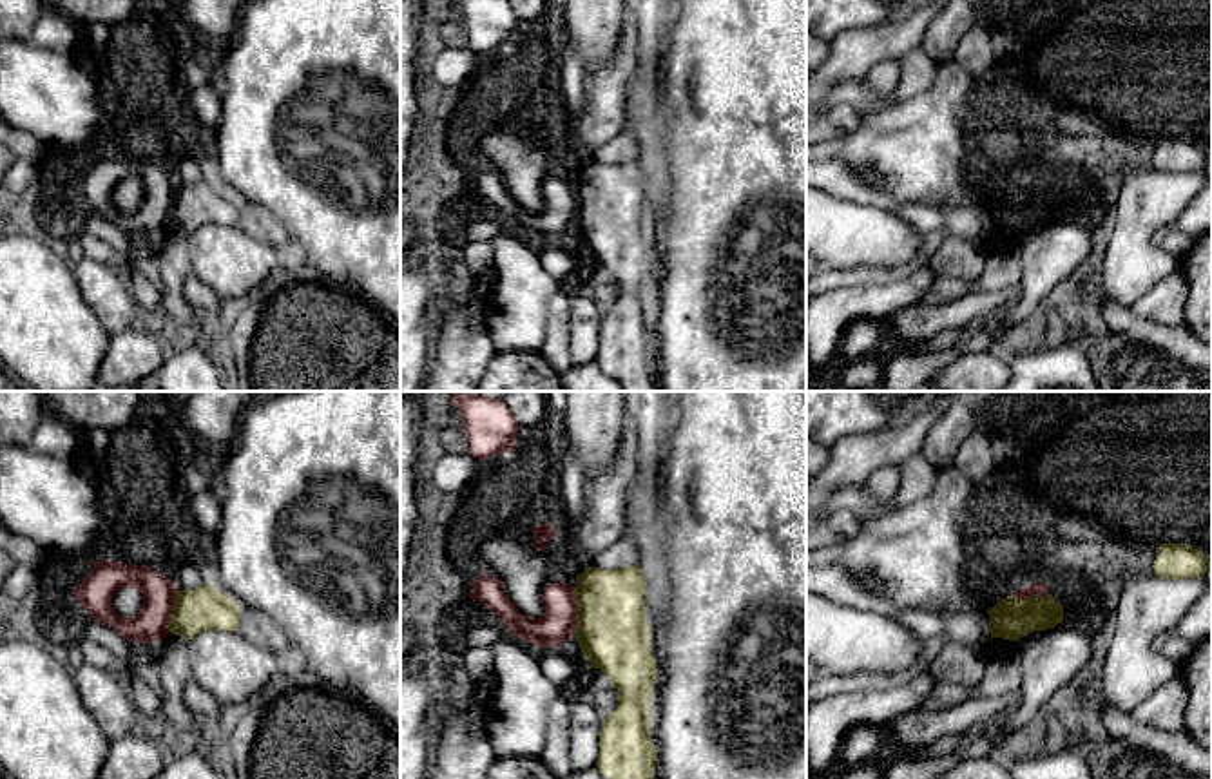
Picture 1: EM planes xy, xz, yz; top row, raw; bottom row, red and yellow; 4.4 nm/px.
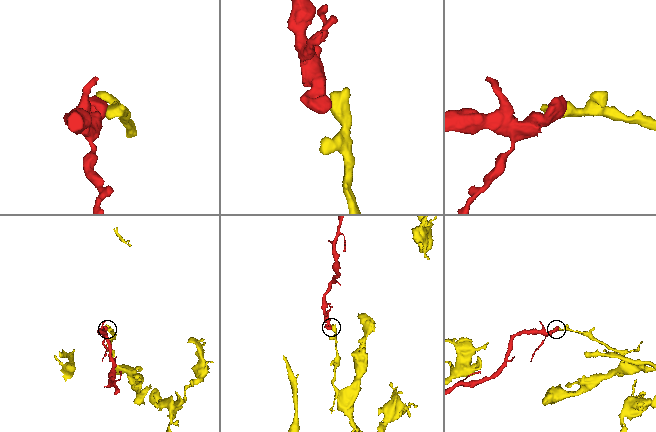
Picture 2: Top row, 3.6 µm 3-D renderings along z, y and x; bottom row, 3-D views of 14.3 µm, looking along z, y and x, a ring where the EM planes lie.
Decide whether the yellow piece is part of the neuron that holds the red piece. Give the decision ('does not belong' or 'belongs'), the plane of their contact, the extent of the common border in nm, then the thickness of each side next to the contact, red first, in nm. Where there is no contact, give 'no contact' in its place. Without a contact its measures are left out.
does not belong; meets red in xz; contact 200 nm long; 160 nm thick on the red side, 320 nm on the other

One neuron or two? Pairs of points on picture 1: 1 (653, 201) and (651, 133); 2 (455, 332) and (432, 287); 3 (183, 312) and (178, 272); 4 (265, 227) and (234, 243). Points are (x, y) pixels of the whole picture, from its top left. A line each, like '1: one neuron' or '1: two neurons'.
1: one neuron
2: two neurons
3: one neuron
4: two neurons

